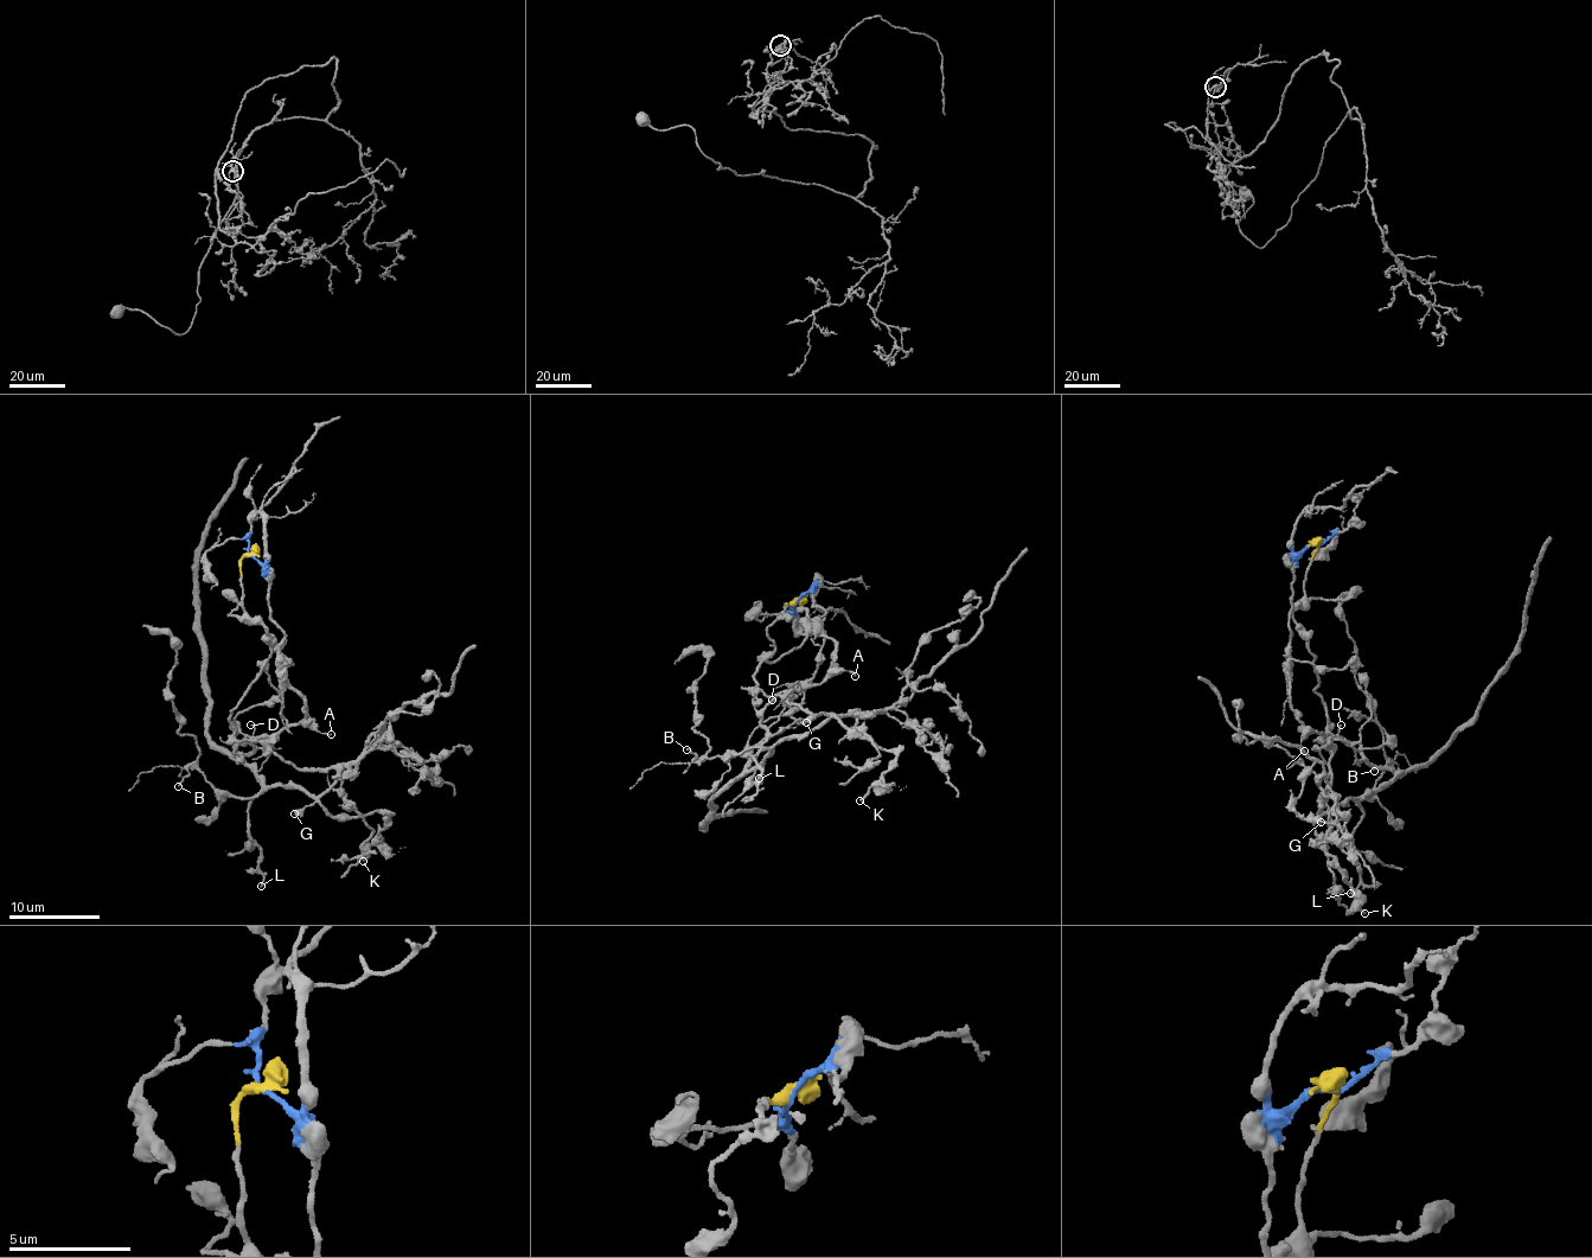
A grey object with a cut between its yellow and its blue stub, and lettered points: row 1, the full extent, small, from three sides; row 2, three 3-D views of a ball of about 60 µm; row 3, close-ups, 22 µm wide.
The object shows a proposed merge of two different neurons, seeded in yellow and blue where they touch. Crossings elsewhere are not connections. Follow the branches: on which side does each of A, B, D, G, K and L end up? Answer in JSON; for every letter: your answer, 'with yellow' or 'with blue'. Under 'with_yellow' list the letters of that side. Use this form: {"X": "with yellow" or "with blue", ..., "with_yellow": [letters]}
{"A": "with blue", "B": "with blue", "D": "with blue", "G": "with blue", "K": "with blue", "L": "with blue", "with_yellow": []}

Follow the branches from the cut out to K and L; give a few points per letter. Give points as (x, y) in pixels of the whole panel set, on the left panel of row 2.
K: (251, 557), (305, 719), (244, 740), (241, 758), (334, 816), (387, 815), (363, 861)
L: (251, 557), (305, 719), (244, 742), (262, 790), (248, 813), (261, 886)

